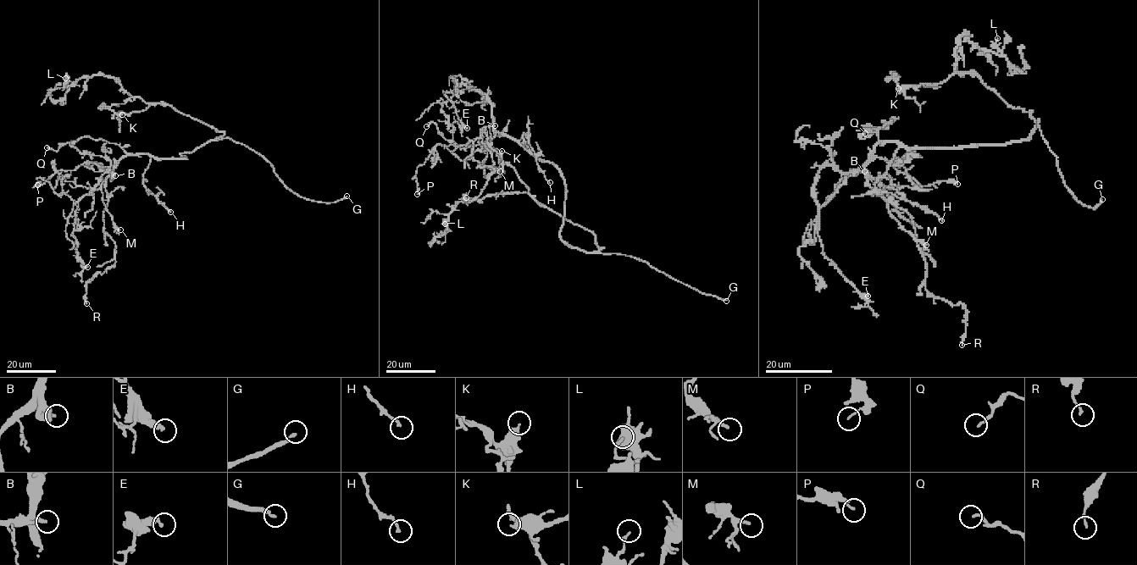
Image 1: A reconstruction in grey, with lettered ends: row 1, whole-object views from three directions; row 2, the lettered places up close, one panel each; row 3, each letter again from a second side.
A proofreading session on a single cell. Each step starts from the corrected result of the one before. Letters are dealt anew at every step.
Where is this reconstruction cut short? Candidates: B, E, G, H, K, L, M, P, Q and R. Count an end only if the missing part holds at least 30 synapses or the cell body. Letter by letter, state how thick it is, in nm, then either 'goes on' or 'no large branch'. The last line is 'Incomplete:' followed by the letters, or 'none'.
B: 200 nm | goes on
E: 280 nm | no large branch
G: 160 nm | goes on
H: 160 nm | no large branch
K: 440 nm | no large branch
L: 150 nm | no large branch
M: 180 nm | no large branch
P: 110 nm | no large branch
Q: 160 nm | no large branch
R: 130 nm | no large branch
Incomplete: B, G

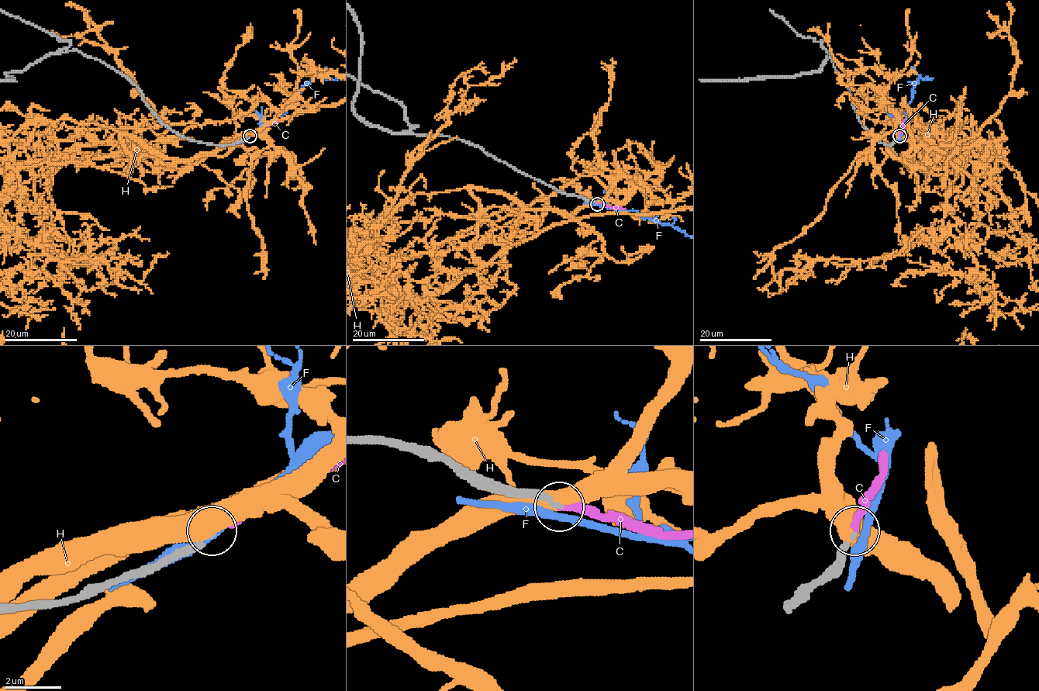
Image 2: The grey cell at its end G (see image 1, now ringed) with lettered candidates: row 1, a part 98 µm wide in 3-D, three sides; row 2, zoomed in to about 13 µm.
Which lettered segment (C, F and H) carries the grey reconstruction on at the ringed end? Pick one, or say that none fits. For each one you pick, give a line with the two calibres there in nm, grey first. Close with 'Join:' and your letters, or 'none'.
C: 200 nm thick on the grey side, 190 nm on the other
Join: C

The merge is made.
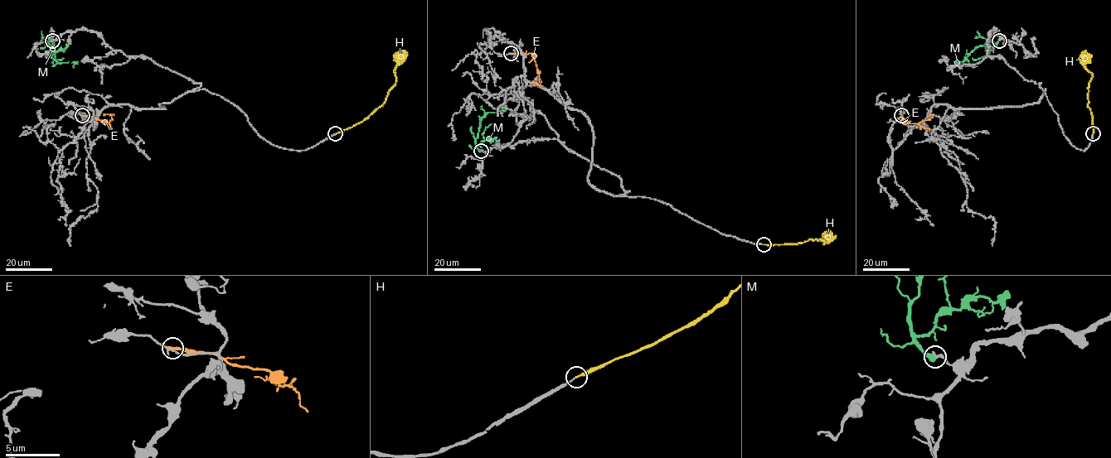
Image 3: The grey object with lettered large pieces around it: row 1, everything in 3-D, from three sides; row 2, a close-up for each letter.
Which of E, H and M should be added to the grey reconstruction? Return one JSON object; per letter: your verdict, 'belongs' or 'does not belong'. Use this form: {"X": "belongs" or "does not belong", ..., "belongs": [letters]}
{"E": "does not belong", "H": "belongs", "M": "does not belong", "belongs": ["H"]}

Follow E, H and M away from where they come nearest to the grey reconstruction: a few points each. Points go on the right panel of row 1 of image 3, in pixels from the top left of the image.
E: (901, 115), (905, 122), (918, 123), (930, 119), (933, 115), (929, 114)
H: (1093, 133), (1091, 113), (1088, 105), (1088, 85), (1092, 74), (1084, 64), (1084, 50)
M: (999, 40), (996, 44), (987, 42), (977, 46), (962, 63), (957, 63), (962, 68)

